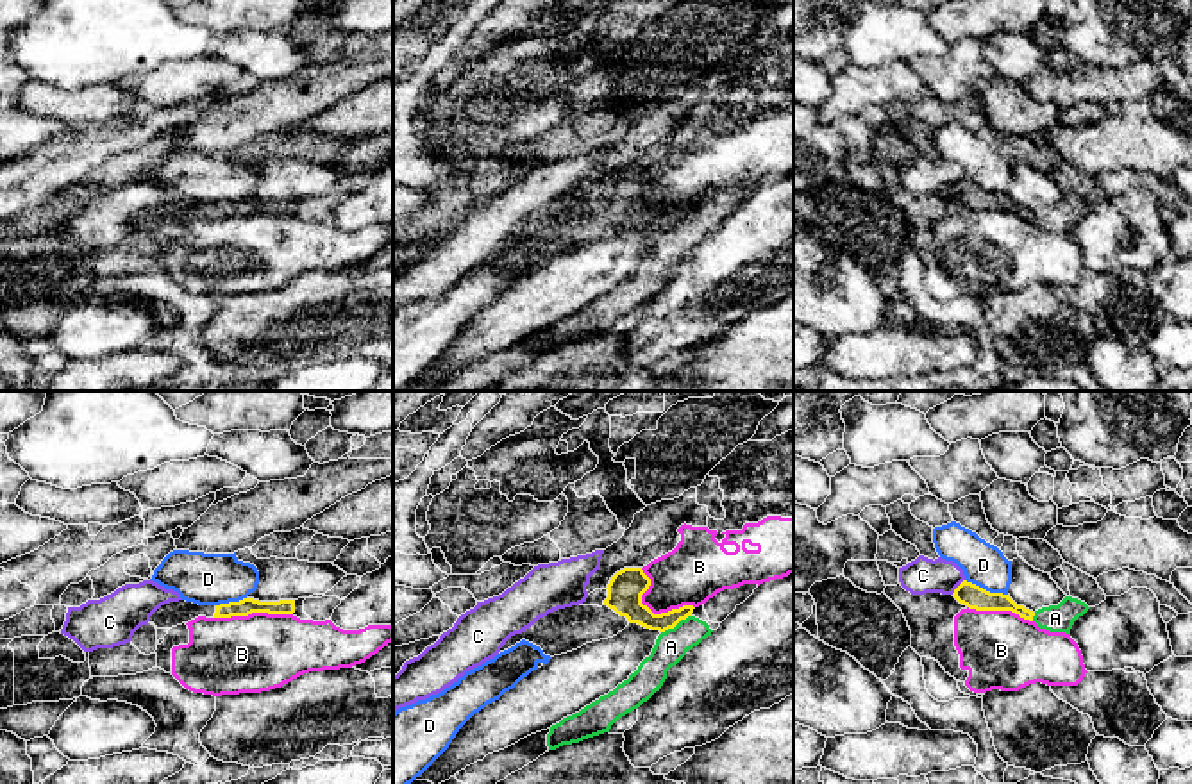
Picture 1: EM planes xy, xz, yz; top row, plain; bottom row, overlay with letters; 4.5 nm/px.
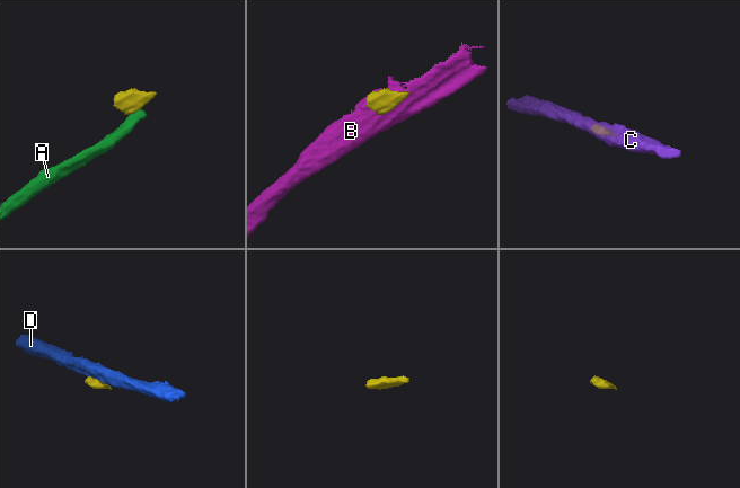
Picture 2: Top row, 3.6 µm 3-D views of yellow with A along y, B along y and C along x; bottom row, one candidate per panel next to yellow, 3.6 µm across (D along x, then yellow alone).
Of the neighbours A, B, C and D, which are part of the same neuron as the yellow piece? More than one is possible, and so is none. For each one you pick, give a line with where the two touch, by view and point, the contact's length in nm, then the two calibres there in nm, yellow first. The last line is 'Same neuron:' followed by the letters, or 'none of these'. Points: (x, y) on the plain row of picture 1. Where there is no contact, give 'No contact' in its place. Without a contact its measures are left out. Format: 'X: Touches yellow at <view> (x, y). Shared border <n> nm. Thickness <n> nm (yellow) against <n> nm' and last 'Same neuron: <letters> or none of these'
Same neuron: none of these

